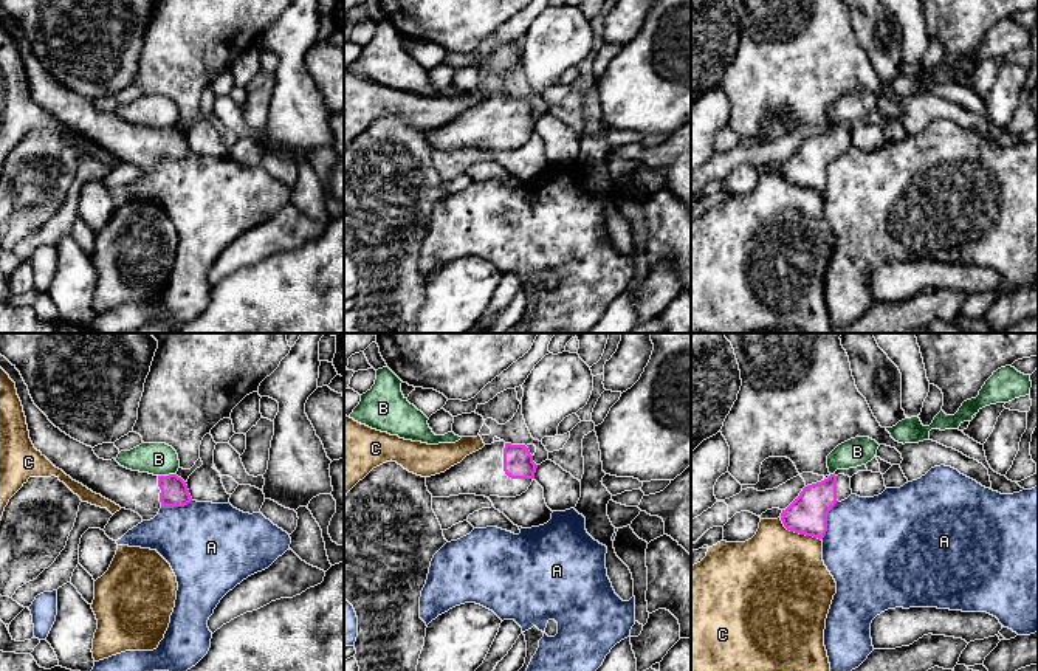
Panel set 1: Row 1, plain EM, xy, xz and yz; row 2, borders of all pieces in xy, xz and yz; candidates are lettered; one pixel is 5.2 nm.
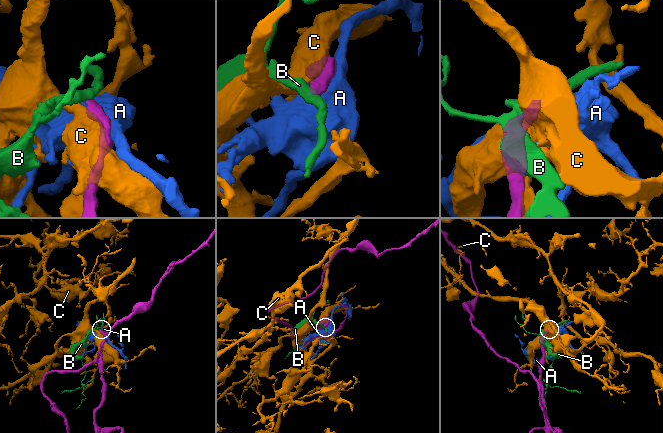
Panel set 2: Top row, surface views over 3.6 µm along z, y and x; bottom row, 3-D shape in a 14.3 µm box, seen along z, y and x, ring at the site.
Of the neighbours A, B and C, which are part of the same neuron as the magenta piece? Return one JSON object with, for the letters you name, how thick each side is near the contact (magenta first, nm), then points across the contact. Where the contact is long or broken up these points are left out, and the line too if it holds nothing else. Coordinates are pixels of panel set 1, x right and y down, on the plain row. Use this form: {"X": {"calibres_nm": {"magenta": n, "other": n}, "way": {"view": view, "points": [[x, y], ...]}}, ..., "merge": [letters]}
{"merge": []}

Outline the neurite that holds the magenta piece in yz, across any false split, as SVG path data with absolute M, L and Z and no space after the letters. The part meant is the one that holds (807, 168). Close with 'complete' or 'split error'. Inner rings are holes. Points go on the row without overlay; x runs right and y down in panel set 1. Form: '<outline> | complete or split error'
M830 127L821 135L804 139L799 149L782 163L781 174L790 184L823 192L827 184L827 166L851 147L851 130Z | split error

